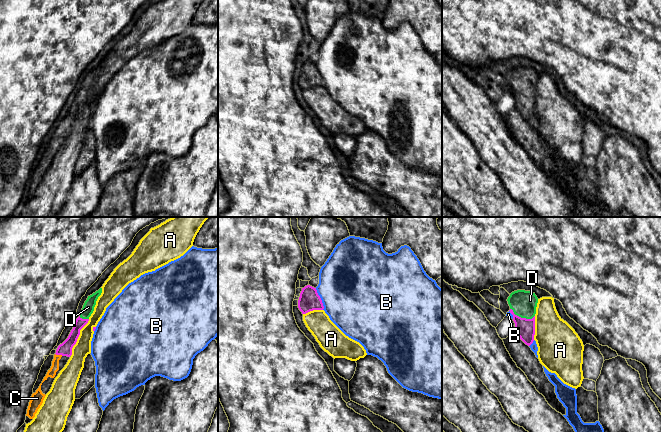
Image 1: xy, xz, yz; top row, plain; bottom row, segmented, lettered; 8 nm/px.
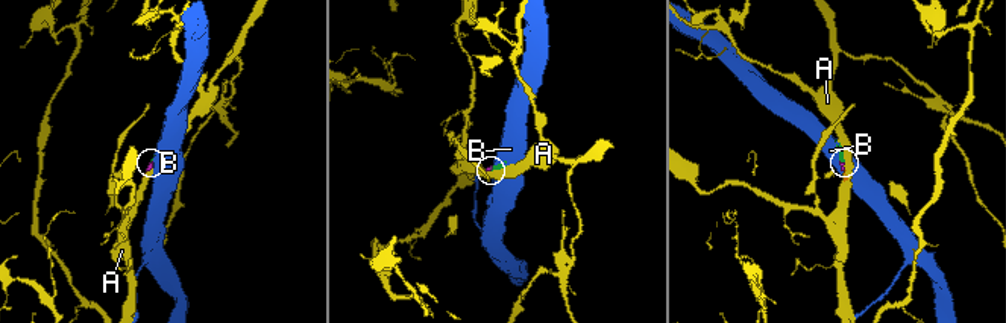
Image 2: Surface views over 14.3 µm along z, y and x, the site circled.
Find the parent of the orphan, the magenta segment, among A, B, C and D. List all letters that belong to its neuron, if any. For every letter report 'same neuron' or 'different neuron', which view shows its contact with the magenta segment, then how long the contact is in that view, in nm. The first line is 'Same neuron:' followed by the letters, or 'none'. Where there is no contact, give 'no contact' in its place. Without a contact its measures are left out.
Same neuron: C, D
A: different neuron; contact in xy; length 340 nm
B: different neuron; contact in xz; length 190 nm
C: same neuron; contact in xy; length 70 nm
D: same neuron; contact in yz; length 220 nm

